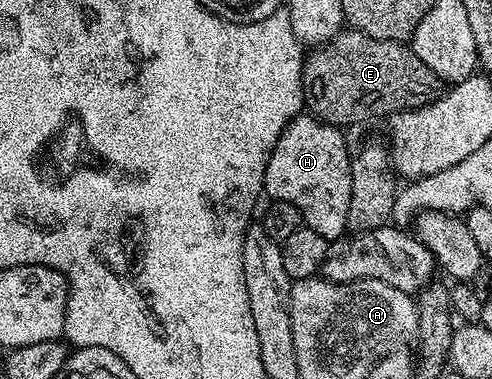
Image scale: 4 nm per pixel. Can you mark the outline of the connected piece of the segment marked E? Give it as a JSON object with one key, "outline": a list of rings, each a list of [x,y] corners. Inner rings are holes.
{"outline":[[[345,28],[311,51],[304,60],[304,104],[307,113],[332,126],[360,126],[371,118],[387,119],[409,108],[429,105],[441,93],[442,83],[413,52],[411,45],[394,40],[374,40],[360,30]]]}

